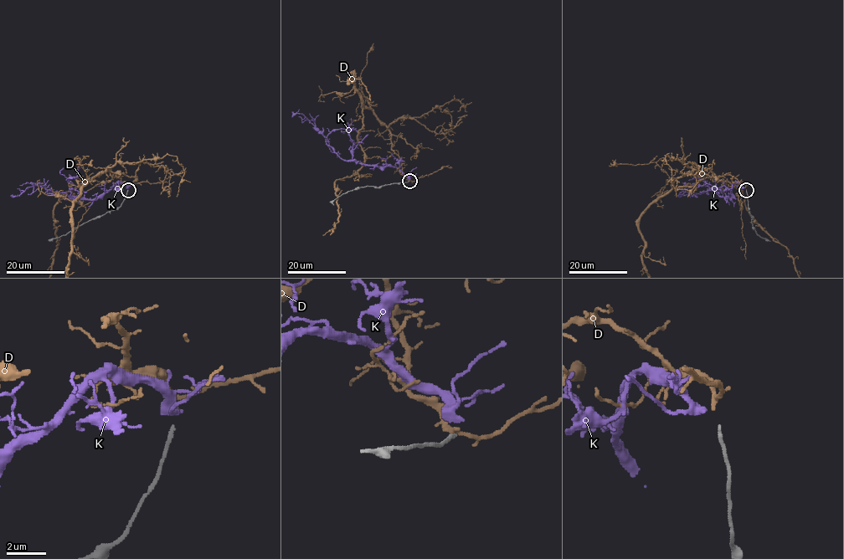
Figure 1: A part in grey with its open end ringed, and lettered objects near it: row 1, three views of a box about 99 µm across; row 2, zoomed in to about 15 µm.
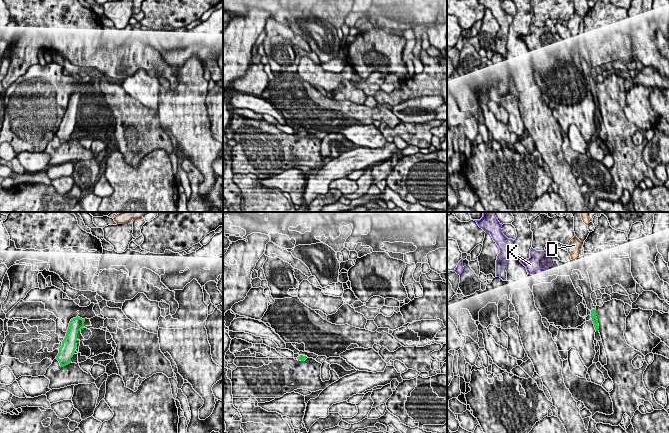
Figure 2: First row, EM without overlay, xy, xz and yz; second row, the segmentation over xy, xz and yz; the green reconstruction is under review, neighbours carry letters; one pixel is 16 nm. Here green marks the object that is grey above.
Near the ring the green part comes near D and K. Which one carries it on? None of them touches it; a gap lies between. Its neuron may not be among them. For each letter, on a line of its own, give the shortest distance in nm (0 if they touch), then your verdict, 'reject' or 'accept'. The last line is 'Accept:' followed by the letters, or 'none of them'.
D: 850 nm | reject
K: 950 nm | reject
Accept: none of them

